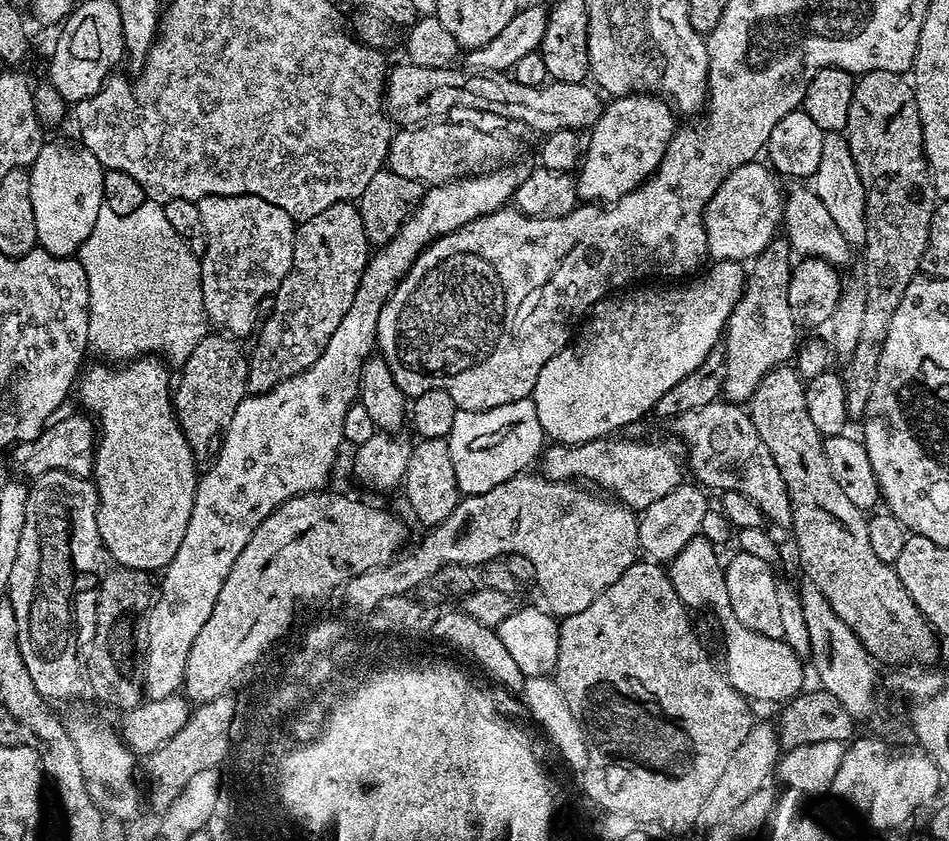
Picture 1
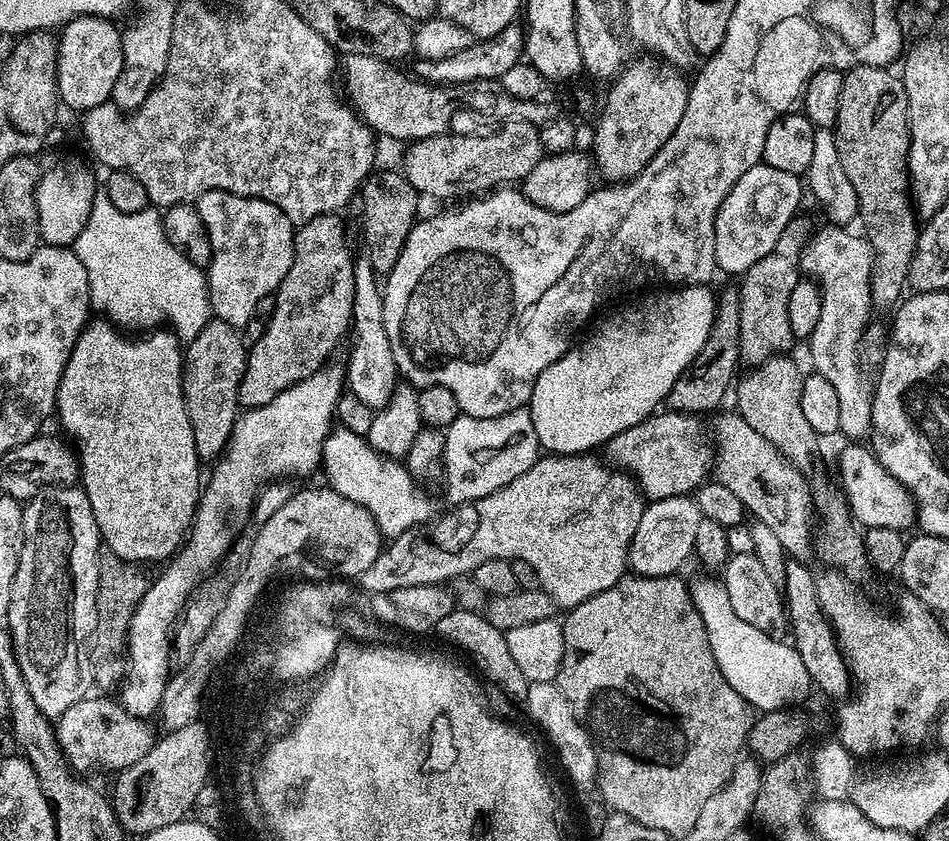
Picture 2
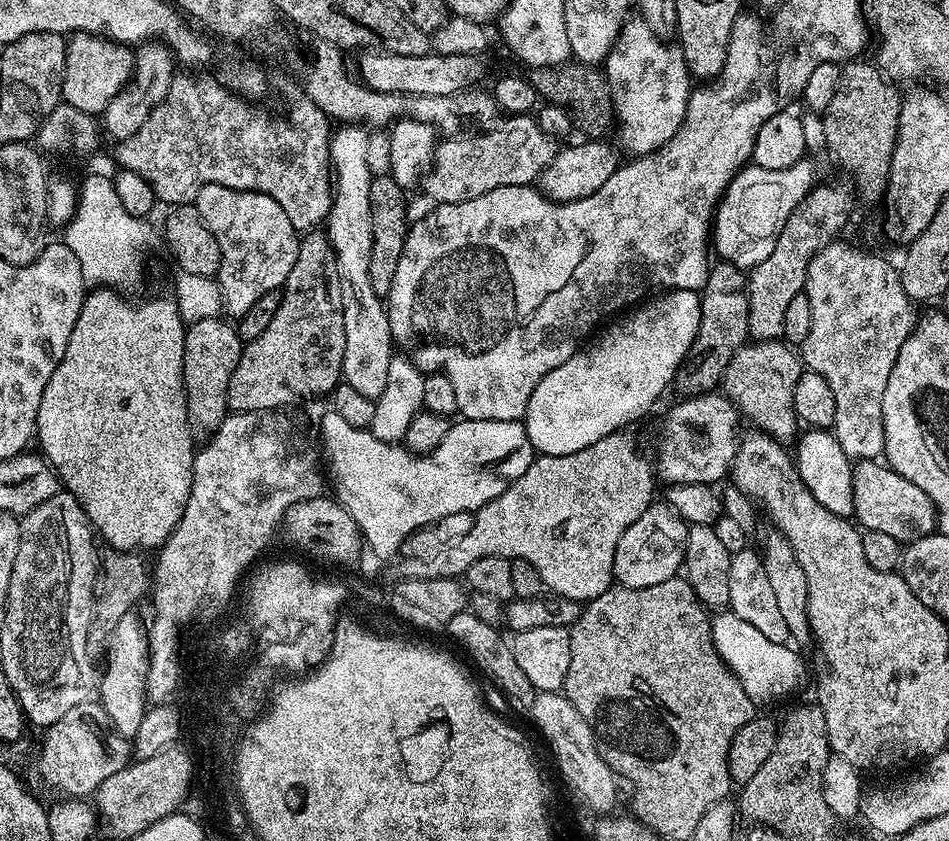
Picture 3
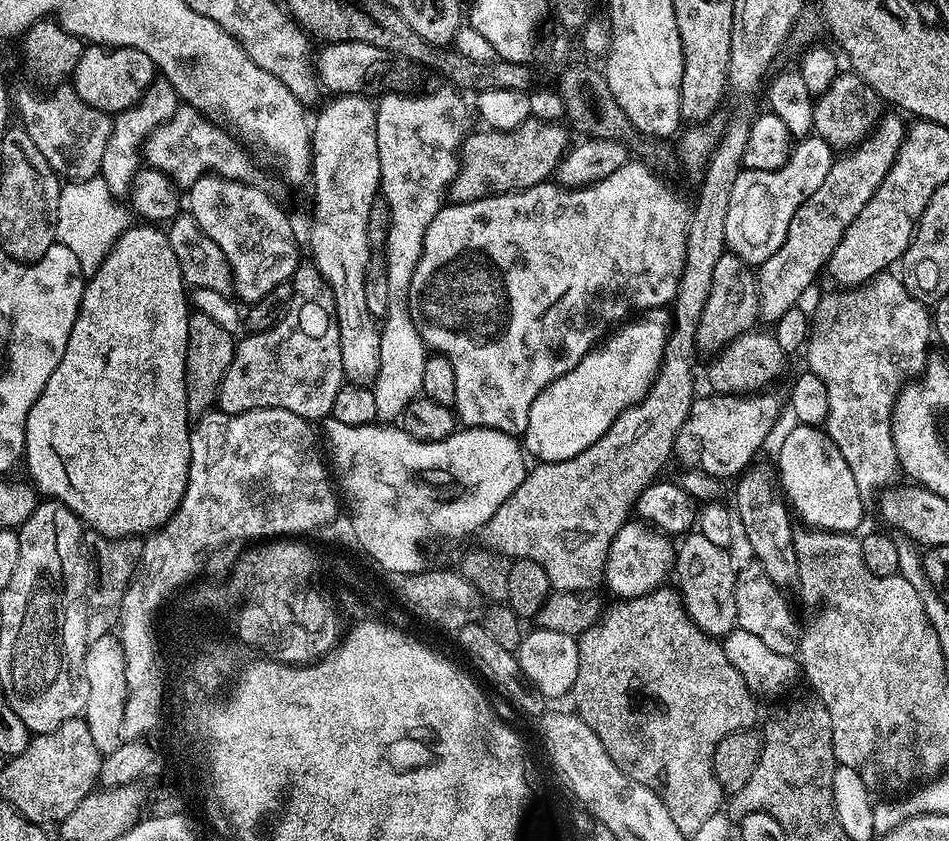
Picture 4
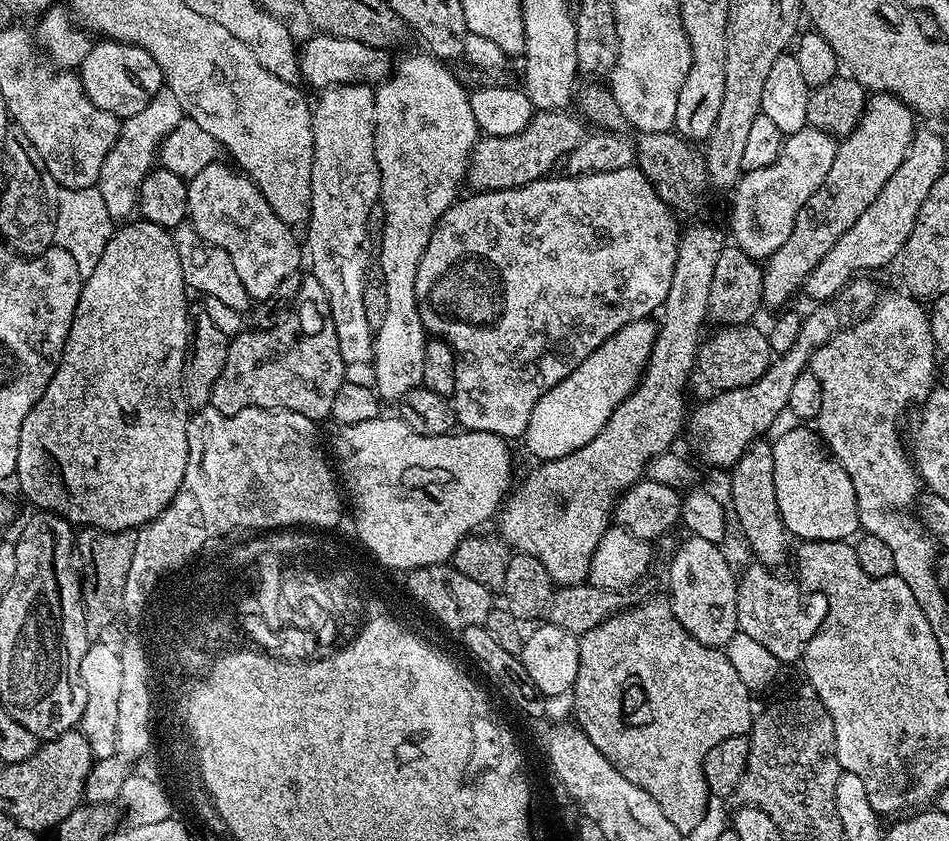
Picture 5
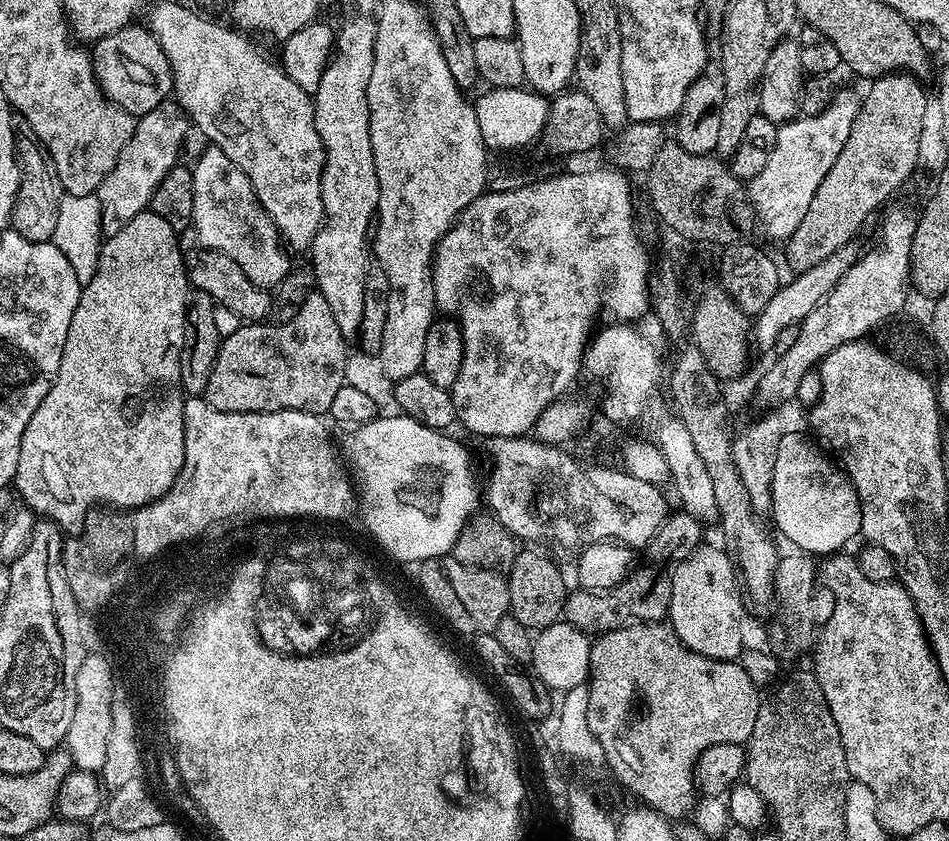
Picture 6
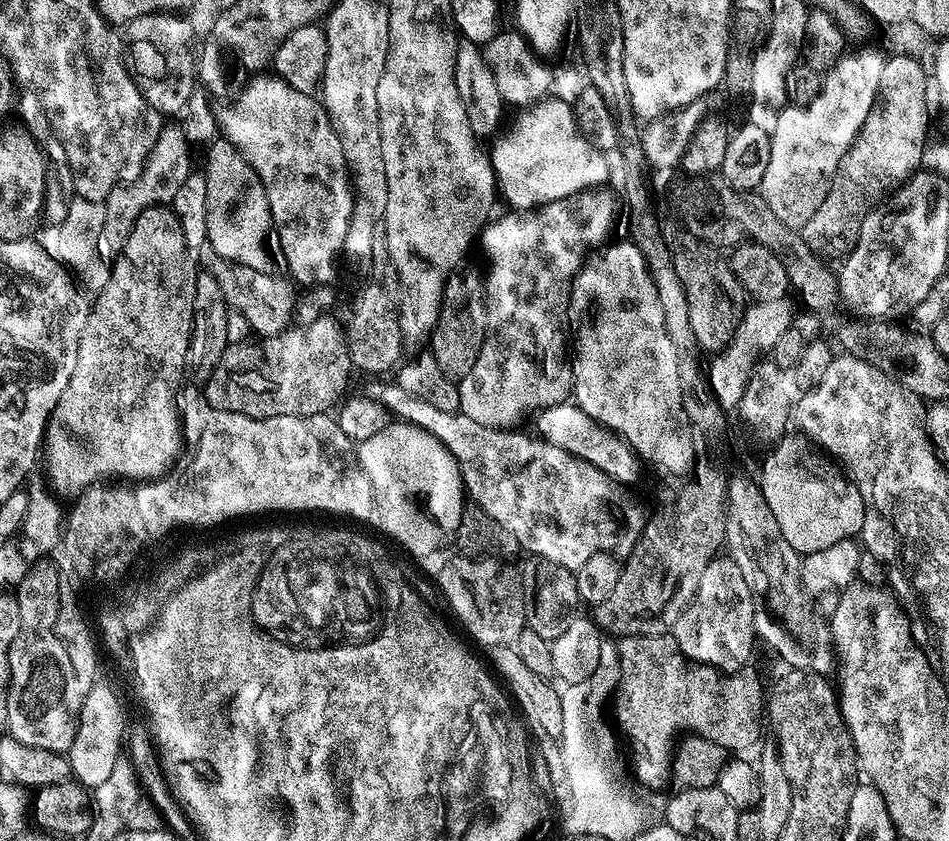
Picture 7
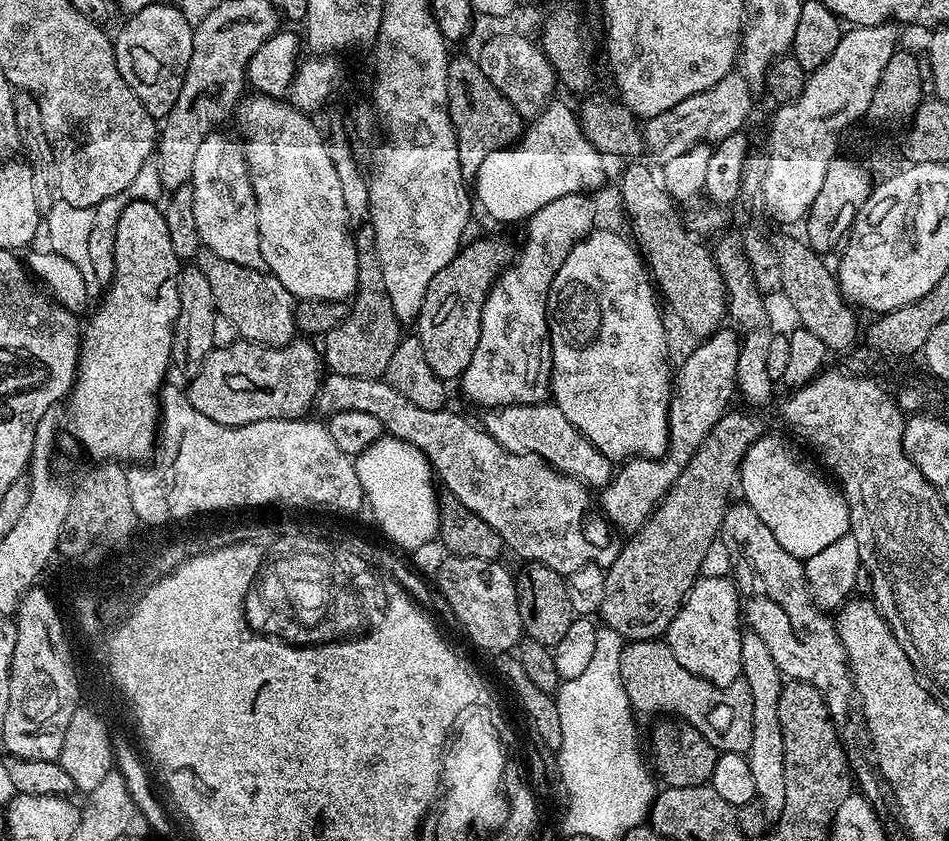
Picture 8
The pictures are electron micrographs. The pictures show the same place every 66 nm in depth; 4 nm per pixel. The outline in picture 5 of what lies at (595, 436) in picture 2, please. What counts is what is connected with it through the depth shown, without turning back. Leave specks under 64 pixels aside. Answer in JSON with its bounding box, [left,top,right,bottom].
[522,319,658,460]

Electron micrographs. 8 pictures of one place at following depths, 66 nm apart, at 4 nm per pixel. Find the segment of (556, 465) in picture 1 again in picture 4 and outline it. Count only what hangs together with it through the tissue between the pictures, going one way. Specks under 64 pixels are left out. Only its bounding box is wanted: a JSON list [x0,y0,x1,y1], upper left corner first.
[675,393,781,482]

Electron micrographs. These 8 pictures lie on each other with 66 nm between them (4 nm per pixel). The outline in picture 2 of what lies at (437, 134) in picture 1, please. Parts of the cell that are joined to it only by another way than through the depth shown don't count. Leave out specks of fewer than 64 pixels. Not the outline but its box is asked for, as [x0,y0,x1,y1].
[402,120,546,201]

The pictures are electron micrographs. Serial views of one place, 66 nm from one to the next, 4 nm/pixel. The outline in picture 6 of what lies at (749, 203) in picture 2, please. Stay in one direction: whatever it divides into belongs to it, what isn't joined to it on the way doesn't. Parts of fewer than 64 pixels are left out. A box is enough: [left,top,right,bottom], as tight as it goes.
[746,88,861,242]

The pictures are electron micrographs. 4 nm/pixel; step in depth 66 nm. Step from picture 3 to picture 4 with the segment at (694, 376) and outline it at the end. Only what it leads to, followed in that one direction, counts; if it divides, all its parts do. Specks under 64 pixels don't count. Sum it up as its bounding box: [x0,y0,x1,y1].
[696,250,760,354]

